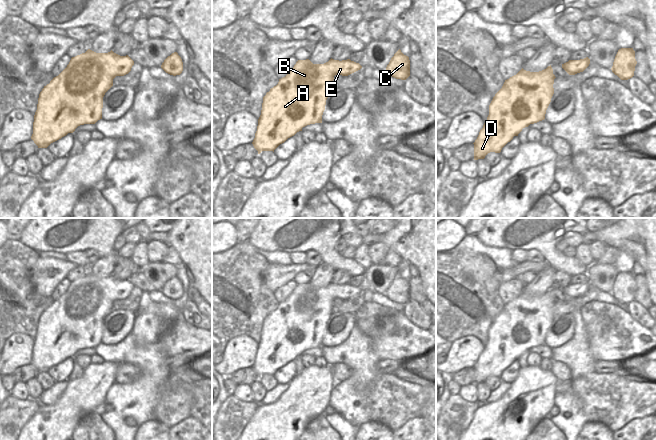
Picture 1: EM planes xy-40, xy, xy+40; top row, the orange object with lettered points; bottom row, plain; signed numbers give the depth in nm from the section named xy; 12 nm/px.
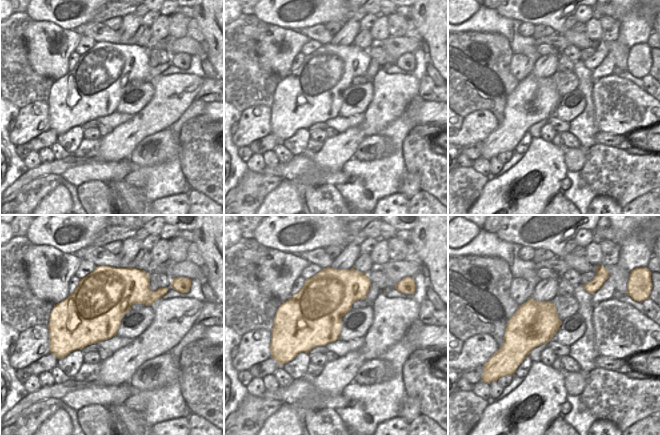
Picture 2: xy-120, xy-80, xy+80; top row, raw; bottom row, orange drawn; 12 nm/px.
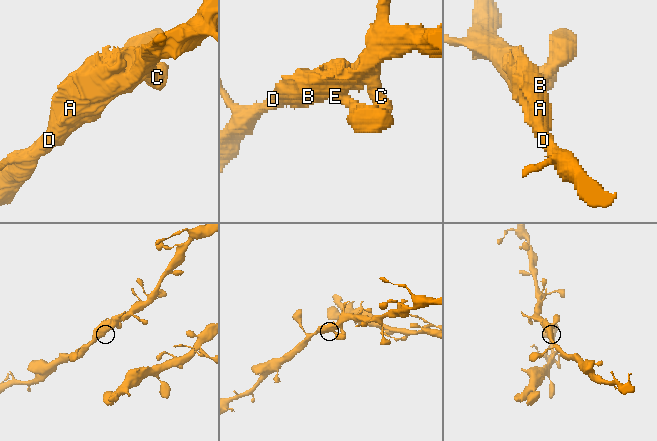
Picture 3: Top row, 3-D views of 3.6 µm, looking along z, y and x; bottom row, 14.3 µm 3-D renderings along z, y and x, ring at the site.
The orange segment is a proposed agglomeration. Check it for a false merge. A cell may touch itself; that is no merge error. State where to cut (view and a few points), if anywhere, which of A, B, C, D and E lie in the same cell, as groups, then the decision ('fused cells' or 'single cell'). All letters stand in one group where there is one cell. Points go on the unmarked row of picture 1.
no cut; A B C D E; single cell

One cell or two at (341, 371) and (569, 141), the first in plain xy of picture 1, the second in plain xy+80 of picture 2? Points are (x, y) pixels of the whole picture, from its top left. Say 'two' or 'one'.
one

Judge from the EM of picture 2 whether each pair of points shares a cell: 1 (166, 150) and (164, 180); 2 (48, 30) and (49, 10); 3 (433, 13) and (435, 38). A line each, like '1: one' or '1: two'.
1: two
2: two
3: one

